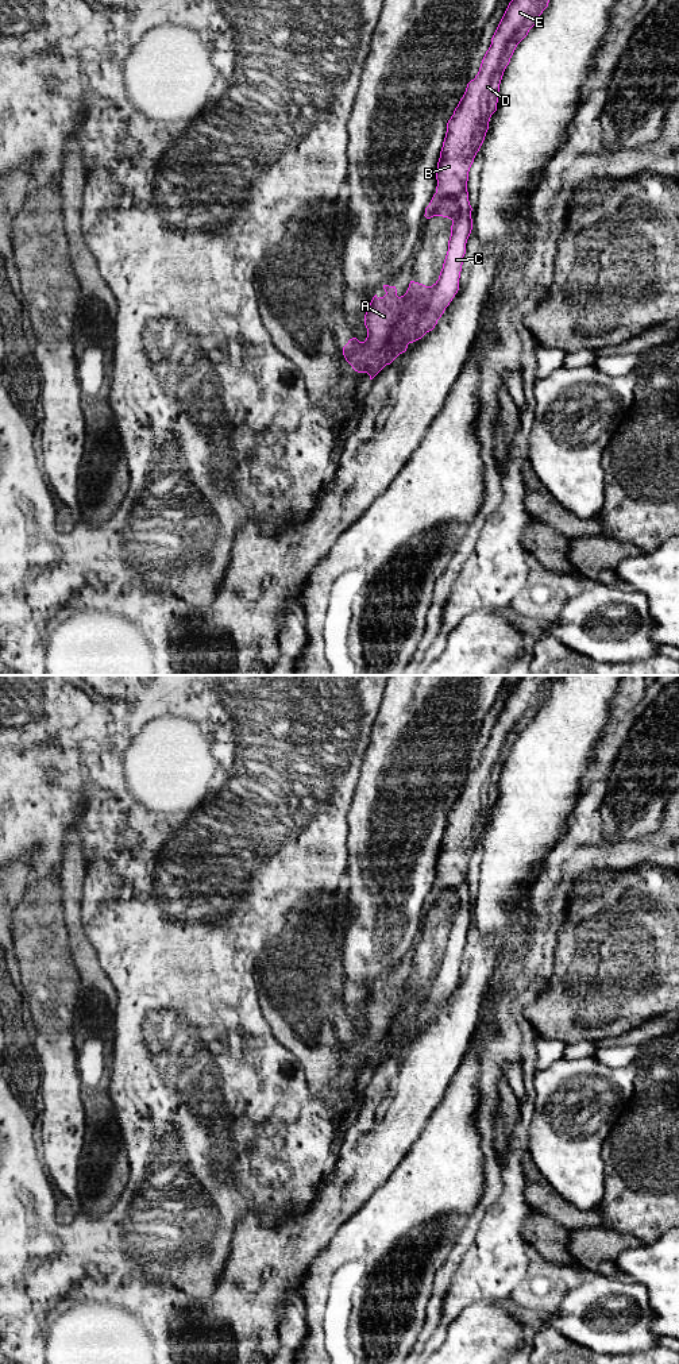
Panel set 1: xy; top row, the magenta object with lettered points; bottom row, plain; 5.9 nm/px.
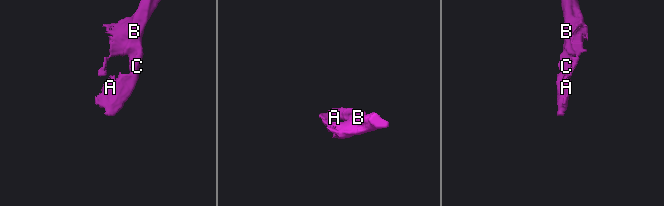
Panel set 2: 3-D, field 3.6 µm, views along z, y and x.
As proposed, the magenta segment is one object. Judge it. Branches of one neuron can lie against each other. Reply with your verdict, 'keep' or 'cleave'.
keep

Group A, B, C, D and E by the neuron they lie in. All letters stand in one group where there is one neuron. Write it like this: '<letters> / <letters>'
A B C D E

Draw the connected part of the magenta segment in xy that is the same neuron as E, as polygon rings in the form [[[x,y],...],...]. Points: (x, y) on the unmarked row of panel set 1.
[[[522,675],[509,694],[486,743],[479,763],[467,775],[454,806],[447,814],[447,824],[440,843],[436,862],[436,885],[425,899],[425,909],[443,908],[452,912],[448,943],[440,963],[439,971],[432,978],[410,972],[406,985],[397,987],[396,978],[383,976],[386,986],[373,989],[366,999],[364,1017],[367,1029],[359,1033],[356,1029],[348,1032],[343,1039],[346,1052],[358,1064],[367,1064],[373,1071],[386,1056],[390,1056],[400,1045],[405,1044],[409,1034],[421,1030],[432,1022],[459,982],[459,970],[466,945],[466,935],[472,921],[471,897],[468,893],[467,872],[468,863],[479,843],[491,806],[497,802],[499,775],[506,758],[517,736],[528,727],[543,702],[548,698],[549,690],[560,675]]]

